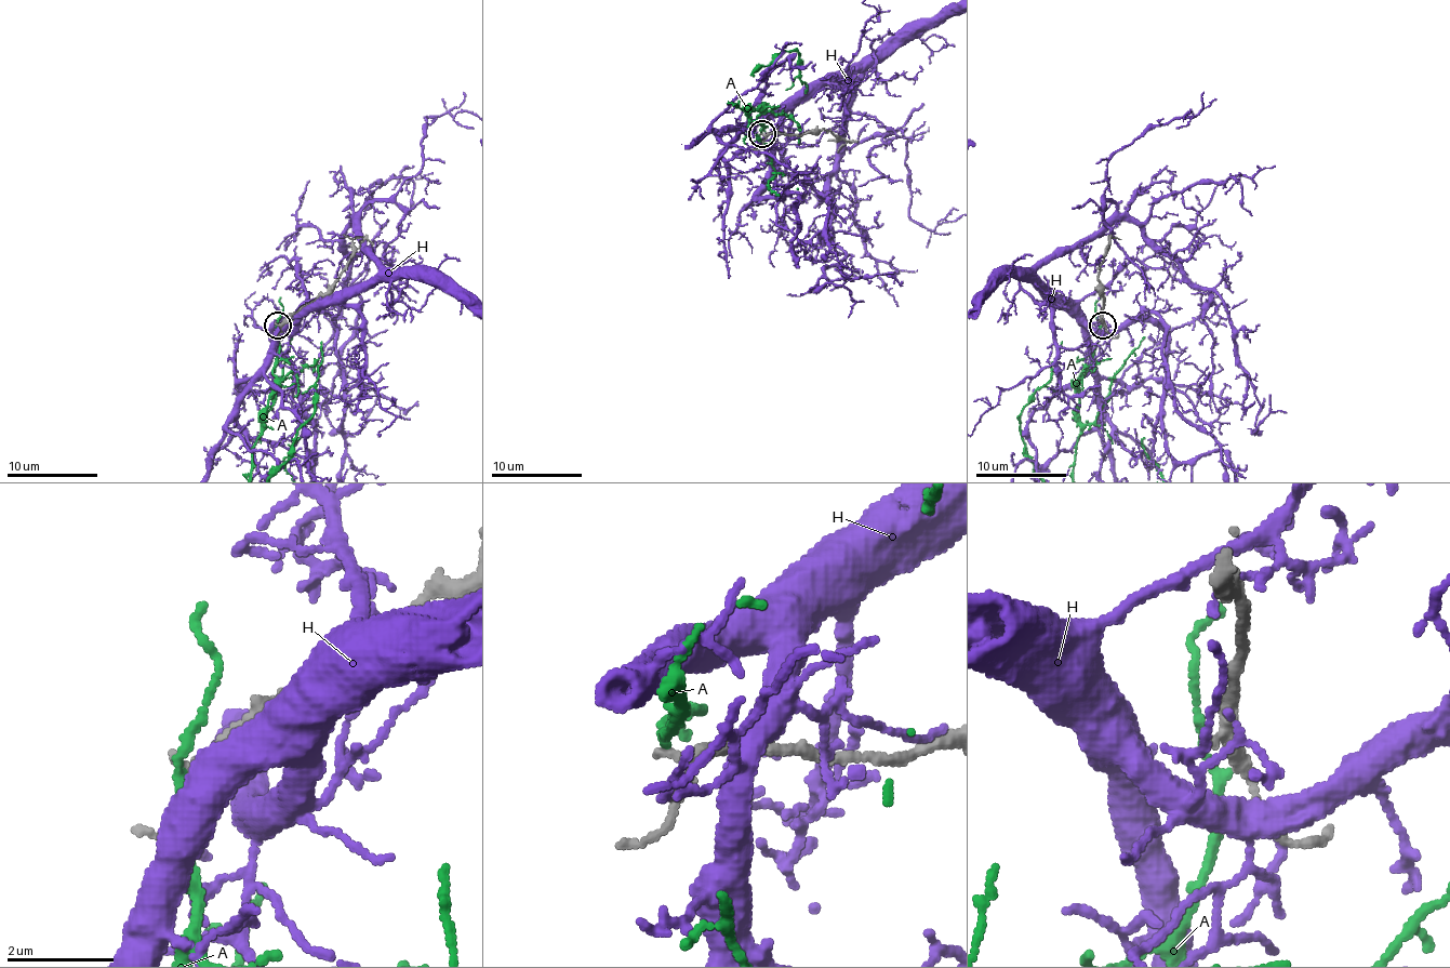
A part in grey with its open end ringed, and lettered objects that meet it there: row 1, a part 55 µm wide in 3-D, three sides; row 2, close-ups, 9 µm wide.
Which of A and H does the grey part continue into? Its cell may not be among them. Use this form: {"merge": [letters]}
{"merge": ["A"]}

